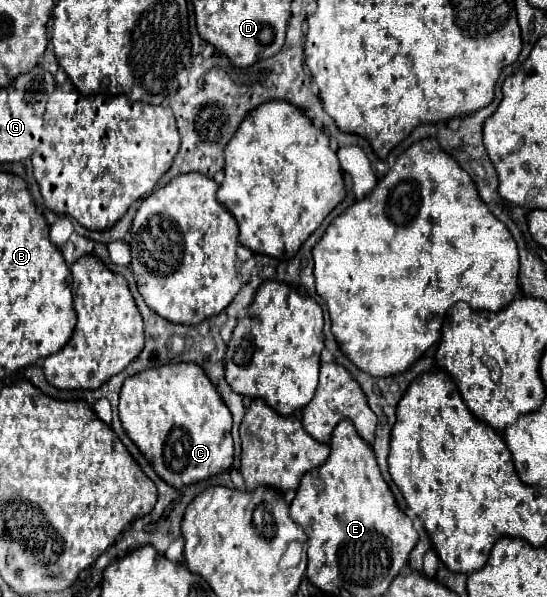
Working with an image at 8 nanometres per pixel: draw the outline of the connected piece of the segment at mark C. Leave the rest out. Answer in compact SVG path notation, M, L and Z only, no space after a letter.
M175 363L127 377L119 393L119 417L155 473L175 489L219 475L233 465L231 413L199 365Z

